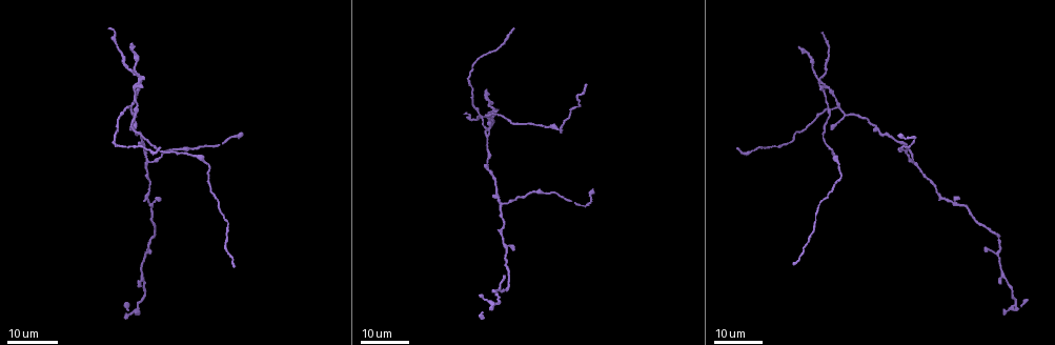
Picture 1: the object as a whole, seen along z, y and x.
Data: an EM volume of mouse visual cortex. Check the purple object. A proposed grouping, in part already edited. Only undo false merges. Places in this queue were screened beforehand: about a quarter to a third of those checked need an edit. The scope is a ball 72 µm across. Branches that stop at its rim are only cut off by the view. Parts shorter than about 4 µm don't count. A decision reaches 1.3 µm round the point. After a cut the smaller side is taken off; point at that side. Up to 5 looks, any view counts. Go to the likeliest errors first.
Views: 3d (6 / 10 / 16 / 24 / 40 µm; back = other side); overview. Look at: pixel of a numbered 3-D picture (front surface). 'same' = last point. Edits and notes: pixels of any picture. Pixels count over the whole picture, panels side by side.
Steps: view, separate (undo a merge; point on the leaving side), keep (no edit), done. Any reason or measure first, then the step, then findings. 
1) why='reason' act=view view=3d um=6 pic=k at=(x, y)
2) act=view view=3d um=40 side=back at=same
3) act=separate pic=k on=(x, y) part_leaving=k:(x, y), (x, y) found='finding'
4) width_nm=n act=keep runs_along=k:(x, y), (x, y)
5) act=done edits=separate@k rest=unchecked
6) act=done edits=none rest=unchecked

why='three-way junction' act=view view=3d um=24 pic=1 at=(140, 75)

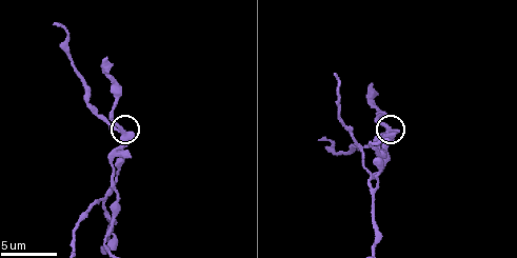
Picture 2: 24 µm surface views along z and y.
act=view view=3d um=6 pic=2 at=(118, 131)

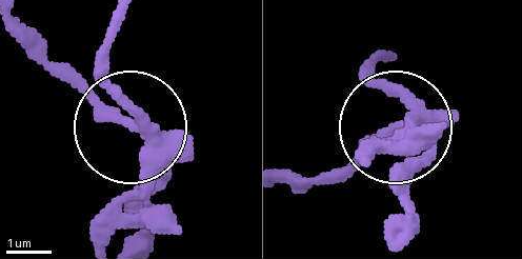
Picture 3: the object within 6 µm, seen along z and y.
arms=3 act=separate pic=3 on=(147, 221) part_leaving=3:(156, 160), (152, 191), (114, 236) found='two neurons meet here'

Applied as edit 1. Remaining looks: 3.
why='redraw' act=view view=overview

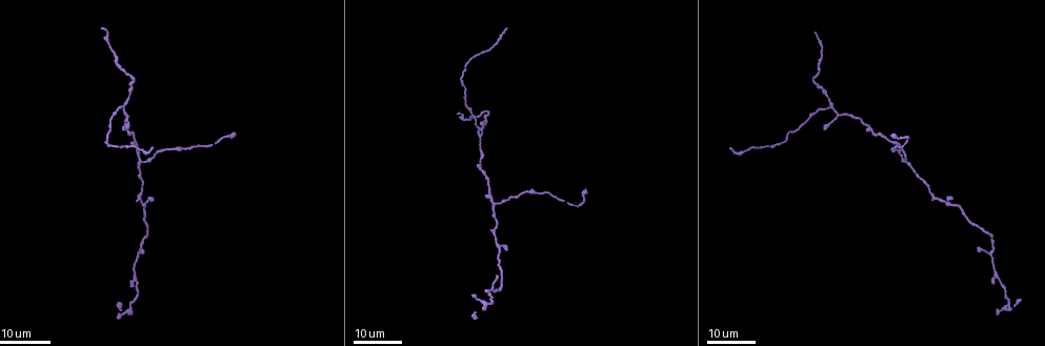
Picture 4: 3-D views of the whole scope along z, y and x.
why='thin arm on a thick one' act=view view=3d um=24 pic=4 at=(138, 162)

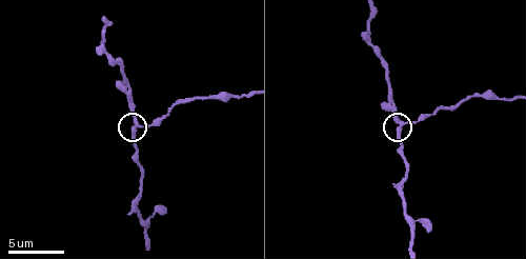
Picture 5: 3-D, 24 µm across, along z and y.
act=view view=3d um=10 pic=5 at=(134, 126)

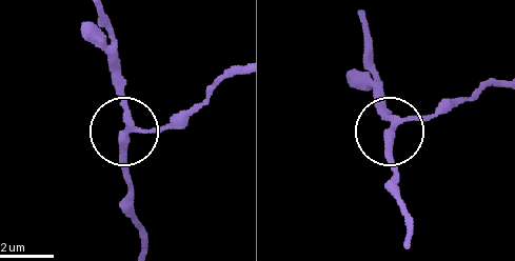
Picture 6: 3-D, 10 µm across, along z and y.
arms=3 act=keep runs_along=6:(97, 16), (97, 41), (126, 127), (183, 129) found='one neuron here'

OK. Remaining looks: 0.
act=done edits=separate@3 rest=unchecked

